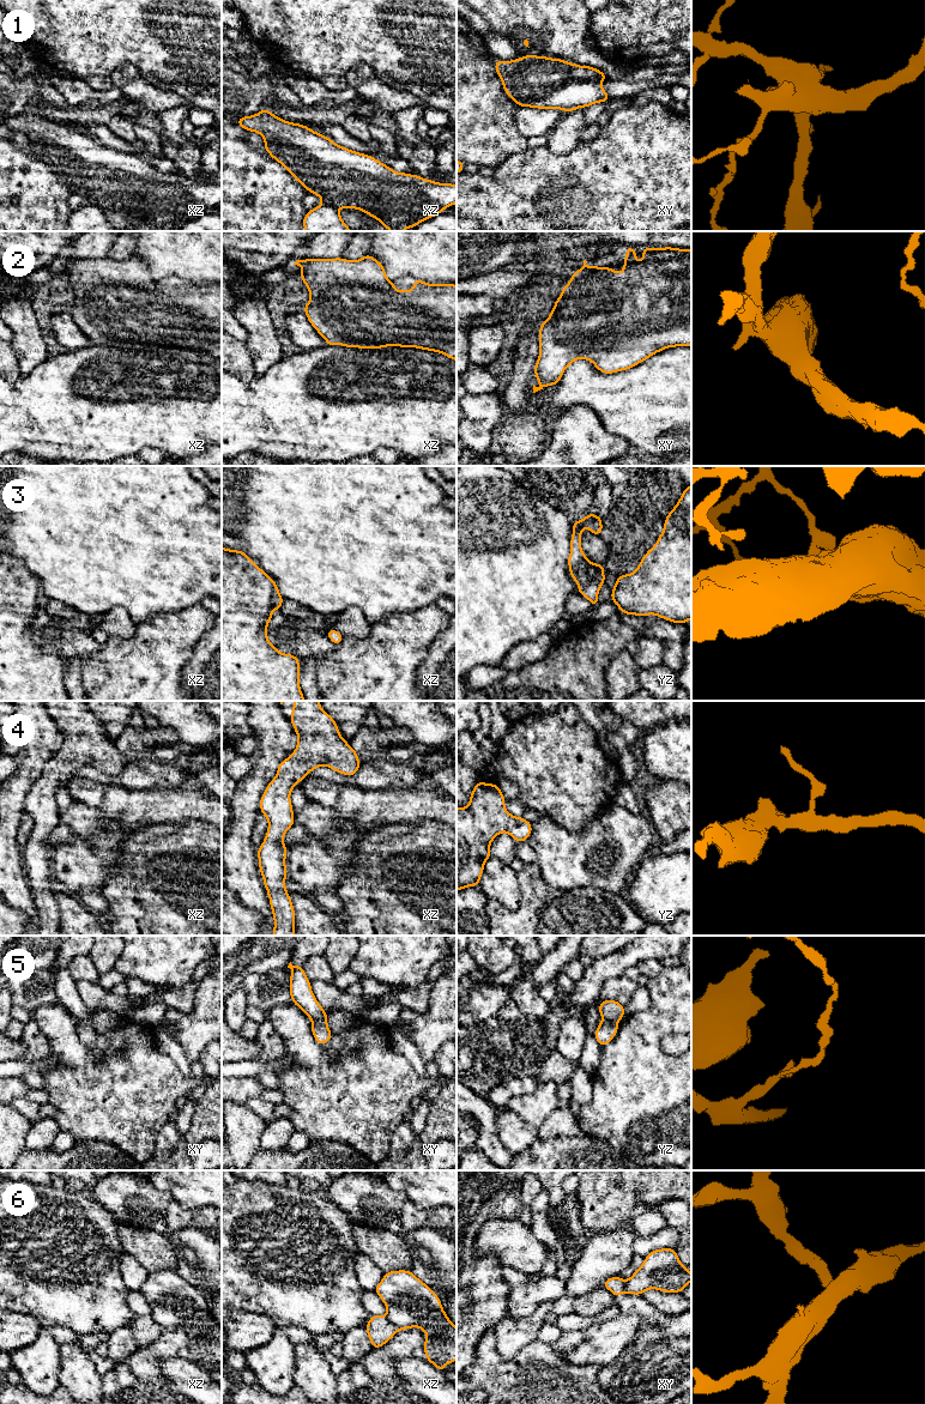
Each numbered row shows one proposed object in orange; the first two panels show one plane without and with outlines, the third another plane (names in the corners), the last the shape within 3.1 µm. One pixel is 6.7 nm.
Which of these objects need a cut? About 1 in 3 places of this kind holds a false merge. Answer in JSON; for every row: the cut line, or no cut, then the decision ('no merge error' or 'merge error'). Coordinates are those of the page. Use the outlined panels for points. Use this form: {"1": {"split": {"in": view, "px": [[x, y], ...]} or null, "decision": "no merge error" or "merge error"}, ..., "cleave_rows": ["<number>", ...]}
{"1": {"split": null, "decision": "no merge error"}, "2": {"split": null, "decision": "no merge error"}, "3": {"split": {"in": "yz", "px": [[575, 580], [580, 573], [592, 568], [603, 582]]}, "decision": "merge error"}, "4": {"split": null, "decision": "no merge error"}, "5": {"split": {"in": "xy", "px": [[325, 1020], [314, 1020], [312, 1022]]}, "decision": "merge error"}, "6": {"split": {"in": "xz", "px": [[386, 1315], [399, 1329]]}, "decision": "merge error"}, "cleave_rows": ["3", "5", "6"]}

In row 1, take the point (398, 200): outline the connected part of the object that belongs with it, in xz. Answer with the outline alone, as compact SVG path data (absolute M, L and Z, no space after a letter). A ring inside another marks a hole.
M266 108L255 115L237 119L236 123L259 133L265 139L262 149L309 193L322 200L320 206L307 211L302 222L306 231L351 231L341 219L339 207L359 210L389 231L404 231L457 204L457 184L397 173L373 156L339 146L308 126L279 119Z

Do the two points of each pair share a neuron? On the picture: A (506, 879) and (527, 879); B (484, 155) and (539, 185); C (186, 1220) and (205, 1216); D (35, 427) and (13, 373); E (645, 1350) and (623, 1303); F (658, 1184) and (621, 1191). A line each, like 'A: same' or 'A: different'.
A: different
B: different
C: same
D: different
E: same
F: same

